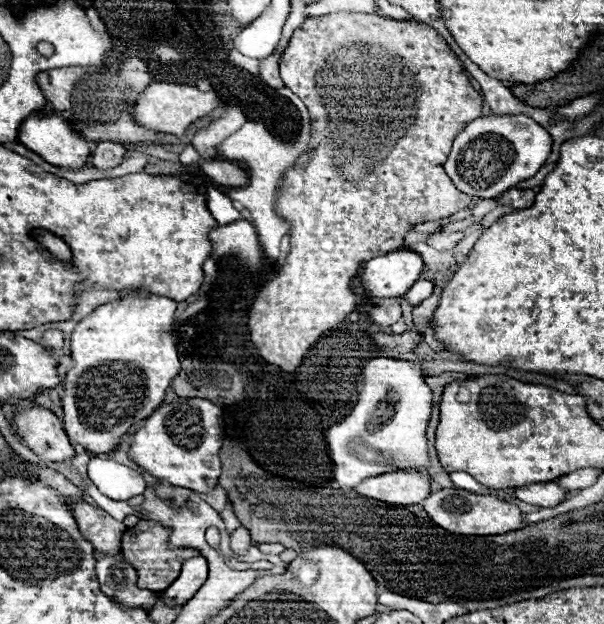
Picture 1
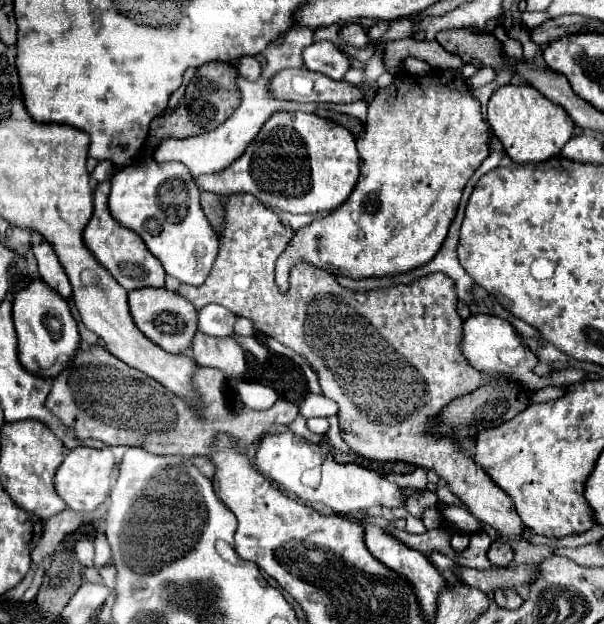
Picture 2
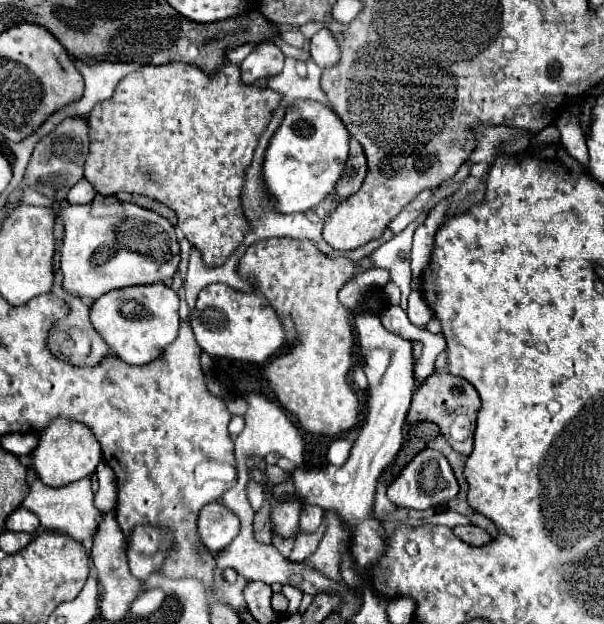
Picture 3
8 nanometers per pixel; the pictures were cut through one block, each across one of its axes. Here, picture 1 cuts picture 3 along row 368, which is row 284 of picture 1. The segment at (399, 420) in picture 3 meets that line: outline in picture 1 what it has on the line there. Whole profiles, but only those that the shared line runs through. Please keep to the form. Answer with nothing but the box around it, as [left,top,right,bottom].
[364,250,422,298]

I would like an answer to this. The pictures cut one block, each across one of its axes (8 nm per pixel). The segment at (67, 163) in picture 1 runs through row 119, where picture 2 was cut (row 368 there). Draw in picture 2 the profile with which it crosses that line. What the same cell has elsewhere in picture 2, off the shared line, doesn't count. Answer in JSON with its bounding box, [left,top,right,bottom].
[12,280,80,378]

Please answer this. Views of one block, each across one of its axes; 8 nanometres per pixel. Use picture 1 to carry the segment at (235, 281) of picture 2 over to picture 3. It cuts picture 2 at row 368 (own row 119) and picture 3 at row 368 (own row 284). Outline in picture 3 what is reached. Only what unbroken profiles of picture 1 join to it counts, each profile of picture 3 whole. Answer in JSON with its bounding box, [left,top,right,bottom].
[238,238,360,436]

